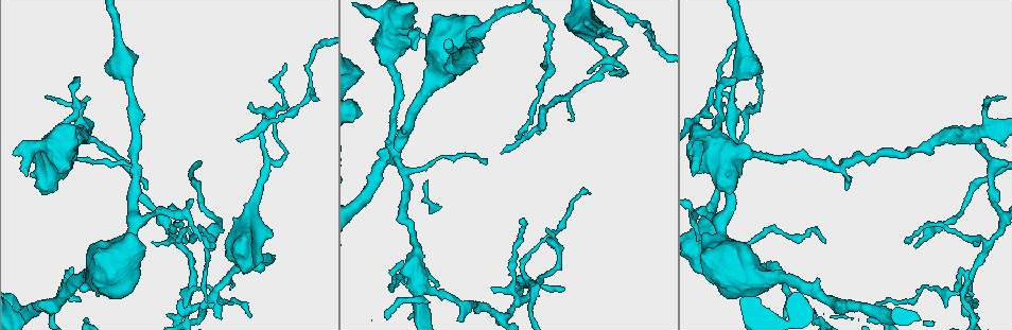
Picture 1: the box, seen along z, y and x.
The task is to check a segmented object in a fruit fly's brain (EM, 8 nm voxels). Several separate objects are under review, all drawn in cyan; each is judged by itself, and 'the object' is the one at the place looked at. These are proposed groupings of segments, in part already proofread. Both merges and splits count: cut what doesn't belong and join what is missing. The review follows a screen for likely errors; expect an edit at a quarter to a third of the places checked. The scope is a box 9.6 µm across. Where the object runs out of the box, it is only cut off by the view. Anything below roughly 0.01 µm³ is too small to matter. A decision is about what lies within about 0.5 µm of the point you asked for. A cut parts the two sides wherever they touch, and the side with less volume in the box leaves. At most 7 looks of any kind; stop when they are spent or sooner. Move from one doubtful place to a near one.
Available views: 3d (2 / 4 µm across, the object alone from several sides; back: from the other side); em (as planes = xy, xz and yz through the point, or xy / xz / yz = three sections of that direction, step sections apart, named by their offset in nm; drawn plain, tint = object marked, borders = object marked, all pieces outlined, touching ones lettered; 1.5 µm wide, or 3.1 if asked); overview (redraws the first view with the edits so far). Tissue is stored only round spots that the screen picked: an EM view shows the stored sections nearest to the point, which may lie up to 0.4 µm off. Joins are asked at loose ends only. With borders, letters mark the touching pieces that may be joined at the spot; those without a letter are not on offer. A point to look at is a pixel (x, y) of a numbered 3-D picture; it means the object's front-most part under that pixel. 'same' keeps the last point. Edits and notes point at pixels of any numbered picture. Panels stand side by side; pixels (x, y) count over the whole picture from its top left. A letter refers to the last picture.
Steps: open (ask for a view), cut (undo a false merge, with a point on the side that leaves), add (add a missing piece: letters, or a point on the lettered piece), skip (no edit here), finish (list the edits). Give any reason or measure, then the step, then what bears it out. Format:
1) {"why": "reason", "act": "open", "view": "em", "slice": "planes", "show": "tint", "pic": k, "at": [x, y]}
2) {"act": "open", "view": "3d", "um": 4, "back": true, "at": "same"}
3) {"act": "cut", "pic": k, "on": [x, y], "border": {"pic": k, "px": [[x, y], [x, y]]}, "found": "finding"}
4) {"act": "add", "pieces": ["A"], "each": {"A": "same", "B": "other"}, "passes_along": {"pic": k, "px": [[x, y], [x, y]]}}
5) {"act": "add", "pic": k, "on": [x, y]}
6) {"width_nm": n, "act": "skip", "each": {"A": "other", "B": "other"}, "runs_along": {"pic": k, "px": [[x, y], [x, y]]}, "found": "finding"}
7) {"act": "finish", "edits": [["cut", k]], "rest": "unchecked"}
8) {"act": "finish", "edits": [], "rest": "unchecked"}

{"why": "sharp bend", "act": "open", "view": "em", "slice": "xy", "step": 8, "show": "borders", "pic": 1, "at": [68, 271]}

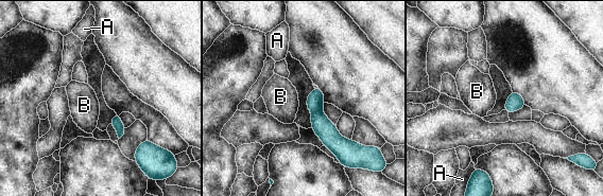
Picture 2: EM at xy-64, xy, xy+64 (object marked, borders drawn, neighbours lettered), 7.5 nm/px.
{"act": "cut", "pic": 2, "on": [324, 128], "each": {"A": "other", "B": "other"}, "border": {"pic": 2, "px": [[321, 109], [316, 109], [313, 112]]}, "found": "a second neuron is stuck on"}

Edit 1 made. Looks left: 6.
{"why": "narrows sharply", "act": "open", "view": "em", "um": 3.1, "slice": "planes", "show": "borders", "pic": 1, "at": [515, 305]}

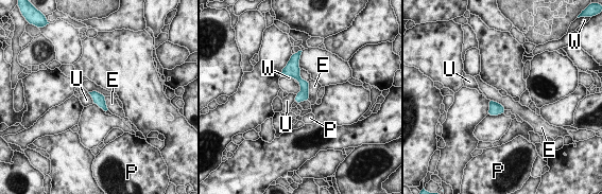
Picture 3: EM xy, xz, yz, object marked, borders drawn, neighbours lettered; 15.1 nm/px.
{"act": "skip", "each": {"E": "other", "P": "other", "U": "other", "W": "other"}, "border": {"pic": 3, "px": [[88, 91], [98, 91], [105, 95]]}, "found": "continuous, no second neuron"}

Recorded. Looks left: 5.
{"act": "finish", "edits": [["cut", 2]], "rest": "unchecked"}

